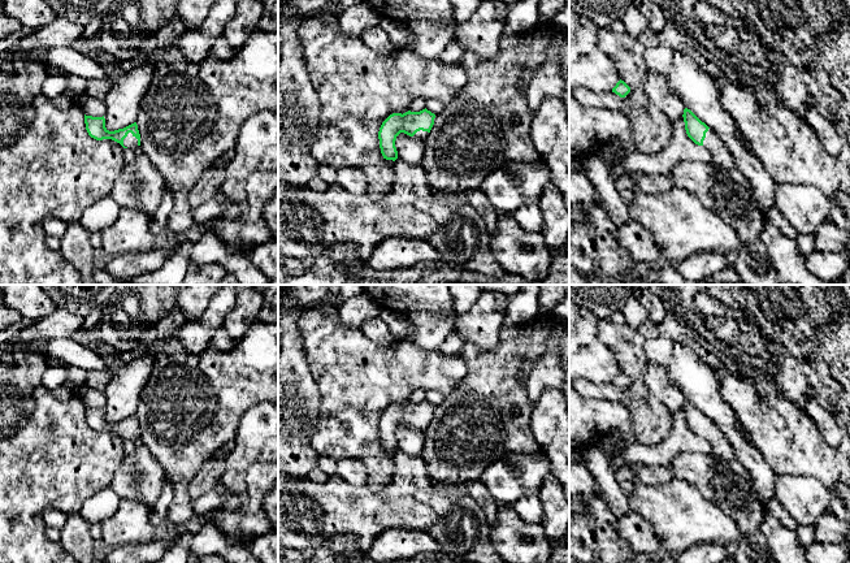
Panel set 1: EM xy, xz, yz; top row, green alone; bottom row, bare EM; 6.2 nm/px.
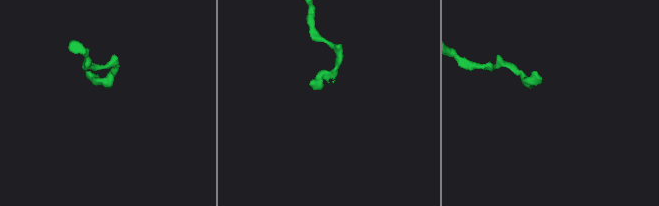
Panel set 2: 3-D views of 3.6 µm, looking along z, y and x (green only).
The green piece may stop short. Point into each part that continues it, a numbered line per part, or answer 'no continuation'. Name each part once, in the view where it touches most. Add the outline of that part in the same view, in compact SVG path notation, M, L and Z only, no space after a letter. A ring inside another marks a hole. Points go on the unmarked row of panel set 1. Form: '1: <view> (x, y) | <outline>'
1: xy (130, 433) | M129 424L123 430L123 437L134 443L138 439L138 430L131 424Z

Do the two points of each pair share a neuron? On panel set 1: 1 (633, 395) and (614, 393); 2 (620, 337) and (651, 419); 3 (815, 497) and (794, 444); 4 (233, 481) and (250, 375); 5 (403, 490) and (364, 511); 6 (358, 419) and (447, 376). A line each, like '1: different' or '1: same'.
1: different
2: same
3: different
4: different
5: same
6: same

